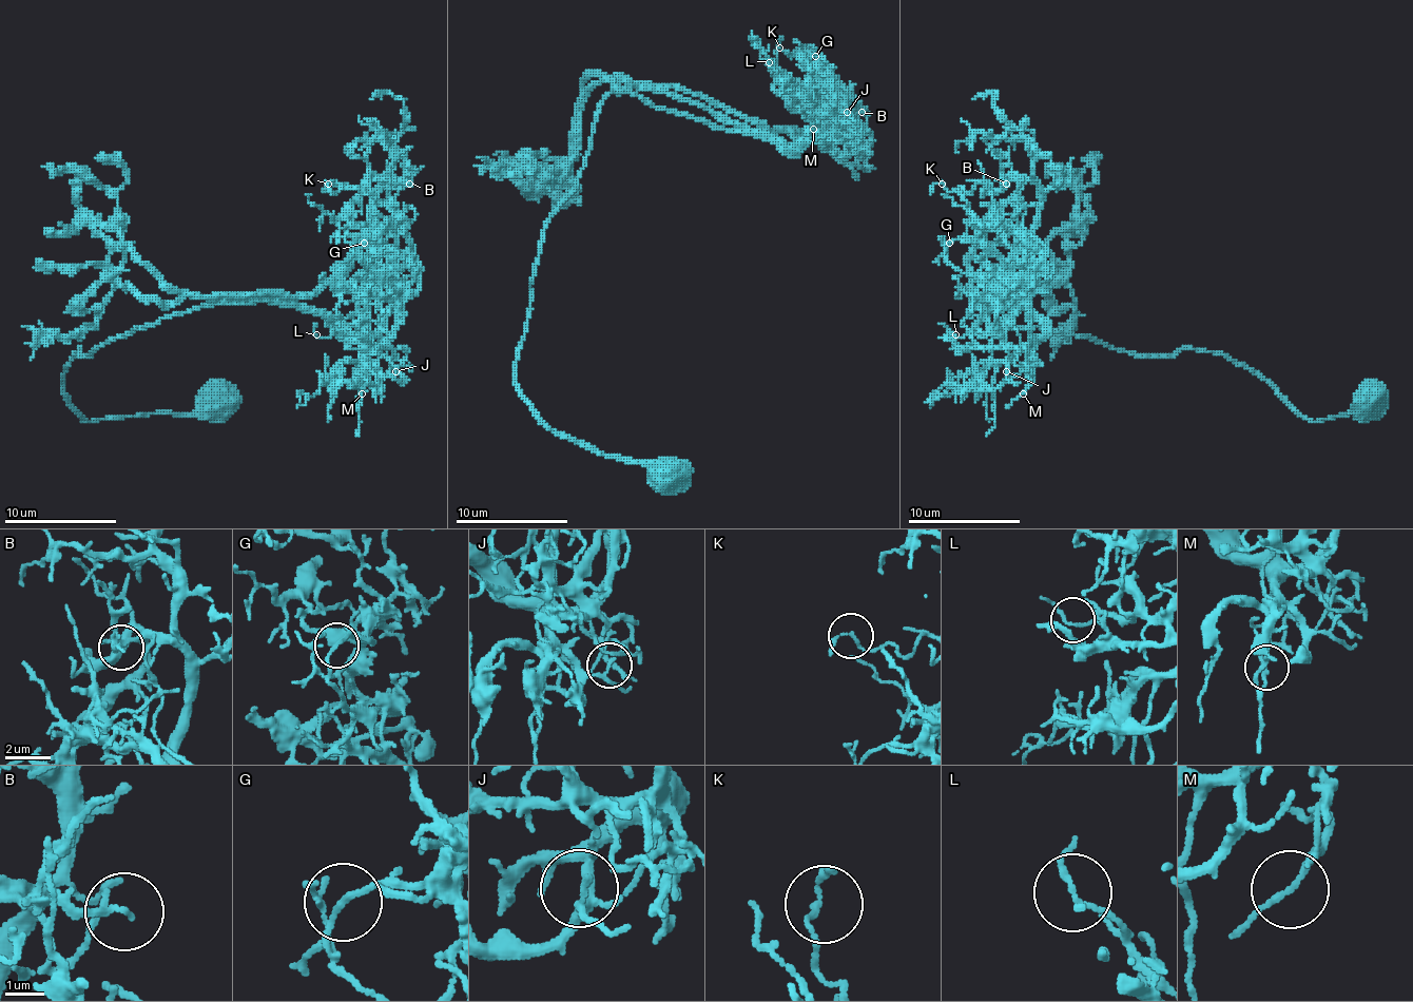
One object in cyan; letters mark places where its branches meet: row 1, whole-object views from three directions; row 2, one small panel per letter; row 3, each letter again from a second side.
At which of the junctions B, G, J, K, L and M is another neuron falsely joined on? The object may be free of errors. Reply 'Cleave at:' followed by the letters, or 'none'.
Cleave at: G

